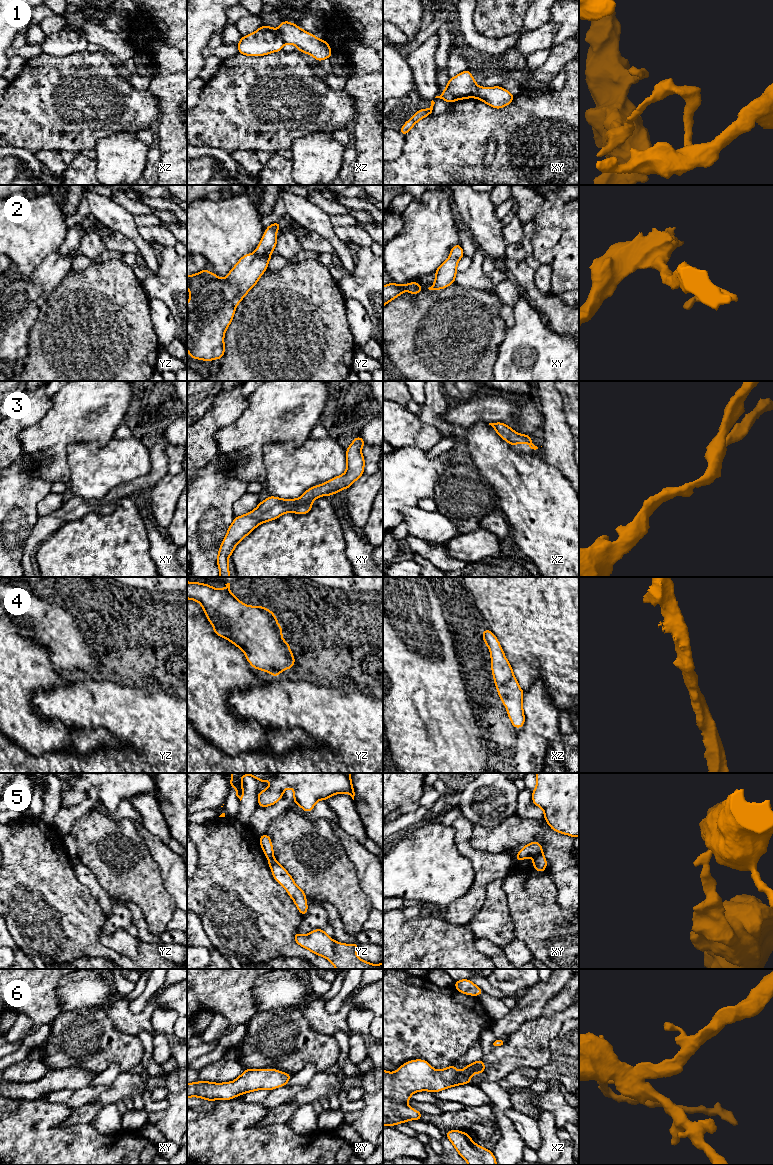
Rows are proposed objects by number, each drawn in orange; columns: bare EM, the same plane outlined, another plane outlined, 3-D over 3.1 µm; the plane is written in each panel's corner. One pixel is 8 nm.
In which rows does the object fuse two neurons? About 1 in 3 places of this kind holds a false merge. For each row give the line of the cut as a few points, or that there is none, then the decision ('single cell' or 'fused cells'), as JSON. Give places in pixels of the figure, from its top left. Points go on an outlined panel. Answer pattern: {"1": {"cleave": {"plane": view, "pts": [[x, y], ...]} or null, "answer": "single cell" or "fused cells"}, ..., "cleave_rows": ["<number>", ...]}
{"1": {"cleave": {"plane": "xz", "pts": [[278, 30], [285, 42]]}, "answer": "fused cells"}, "2": {"cleave": null, "answer": "single cell"}, "3": {"cleave": null, "answer": "single cell"}, "4": {"cleave": null, "answer": "single cell"}, "5": {"cleave": {"plane": "xy", "pts": [[542, 853], [533, 857]]}, "answer": "fused cells"}, "6": {"cleave": null, "answer": "single cell"}, "cleave_rows": ["1", "5"]}

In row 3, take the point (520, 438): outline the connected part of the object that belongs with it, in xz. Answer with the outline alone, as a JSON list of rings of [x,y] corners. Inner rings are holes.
[[[501,422],[489,423],[489,425],[491,425],[497,434],[510,445],[516,446],[518,443],[527,443],[531,449],[538,449],[531,441],[531,435],[519,434]]]

